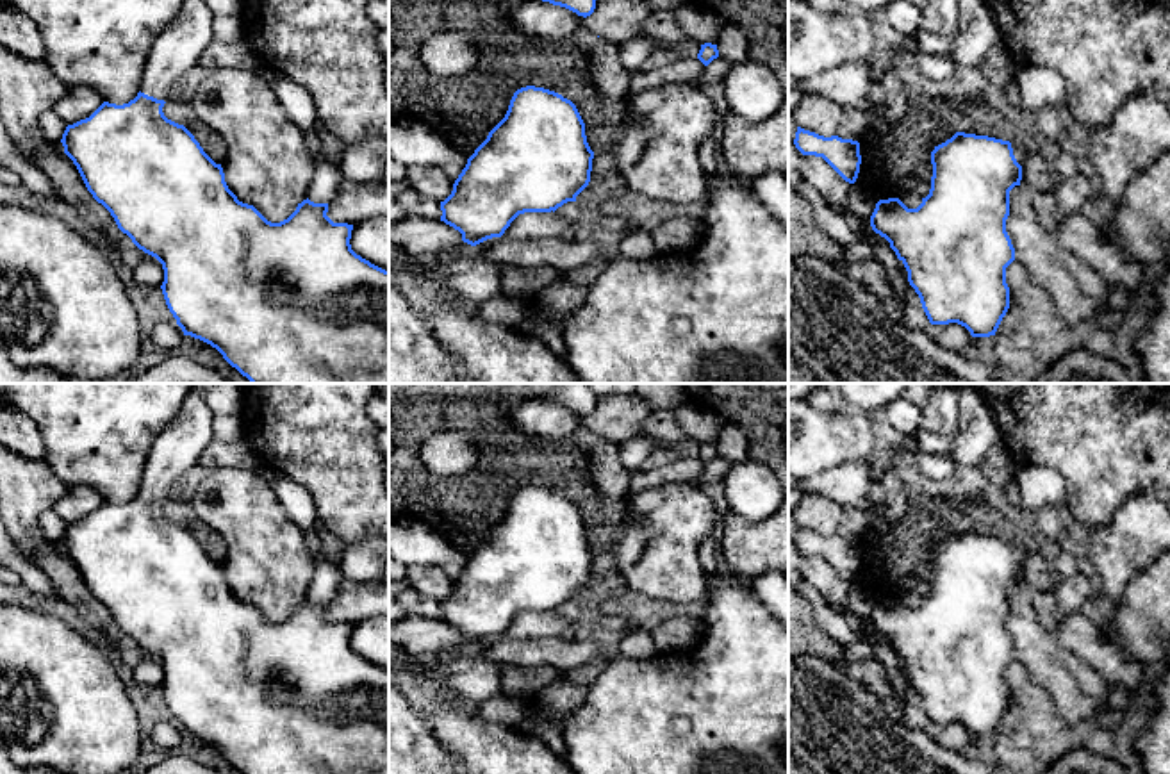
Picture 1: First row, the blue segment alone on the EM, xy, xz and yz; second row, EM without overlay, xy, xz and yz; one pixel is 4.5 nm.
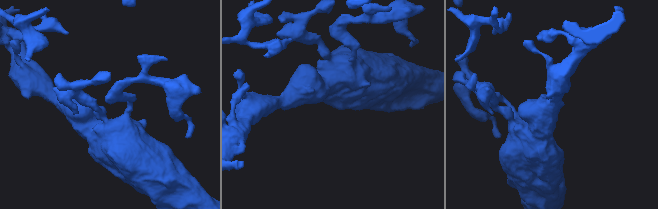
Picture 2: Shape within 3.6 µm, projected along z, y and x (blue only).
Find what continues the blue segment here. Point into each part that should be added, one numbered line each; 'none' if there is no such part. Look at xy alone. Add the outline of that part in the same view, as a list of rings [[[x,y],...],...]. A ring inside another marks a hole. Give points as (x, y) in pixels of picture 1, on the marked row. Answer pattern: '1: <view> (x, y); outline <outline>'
1: xy (179, 47); outline [[[185,0],[177,18],[153,43],[141,93],[168,100],[171,86],[194,64],[212,41],[212,14],[205,0]]]

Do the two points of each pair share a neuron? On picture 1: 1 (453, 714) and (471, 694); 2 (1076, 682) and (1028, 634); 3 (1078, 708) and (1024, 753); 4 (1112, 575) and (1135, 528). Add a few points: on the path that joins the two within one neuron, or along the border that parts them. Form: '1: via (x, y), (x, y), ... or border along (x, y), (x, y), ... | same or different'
1: border along (437, 692), (471, 708) | different
2: via (1063, 669), (1040, 646) | same
3: border along (1038, 687), (1069, 723), (1095, 721) | different
4: via (1117, 564), (1119, 553), (1133, 539) | same

